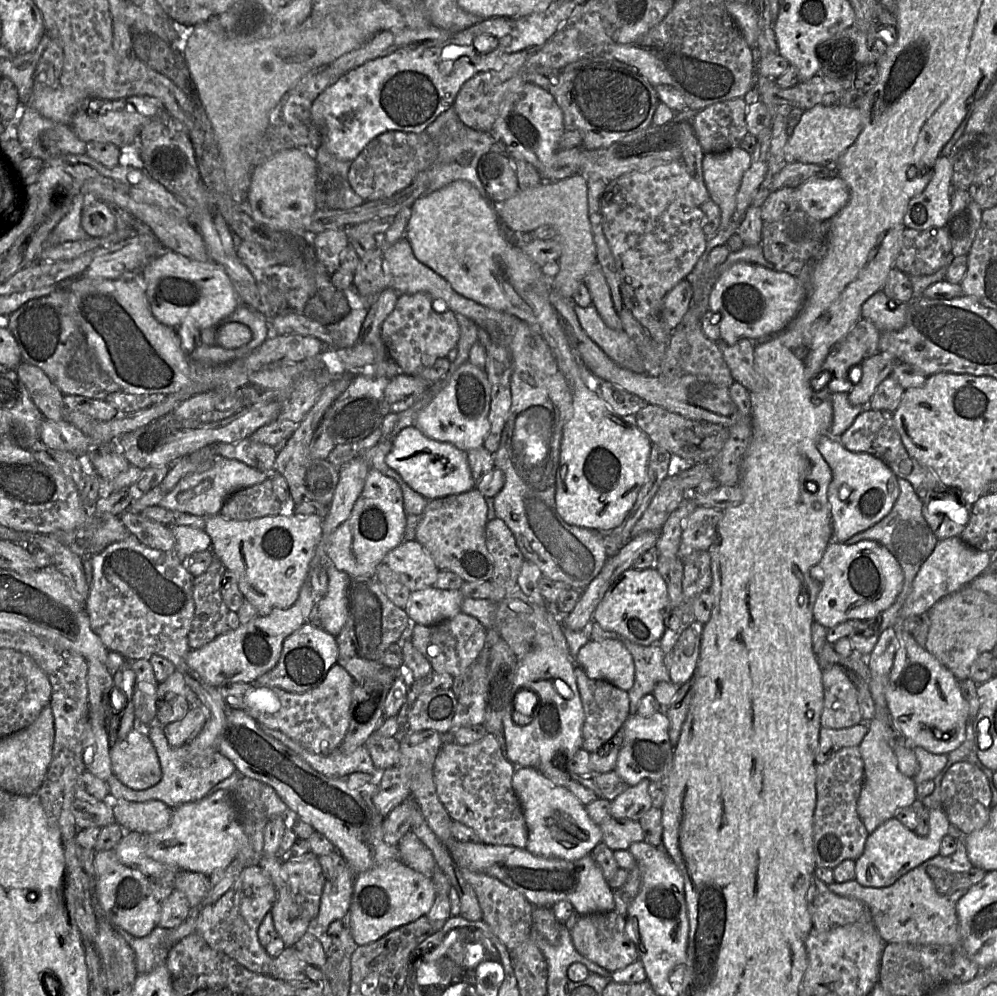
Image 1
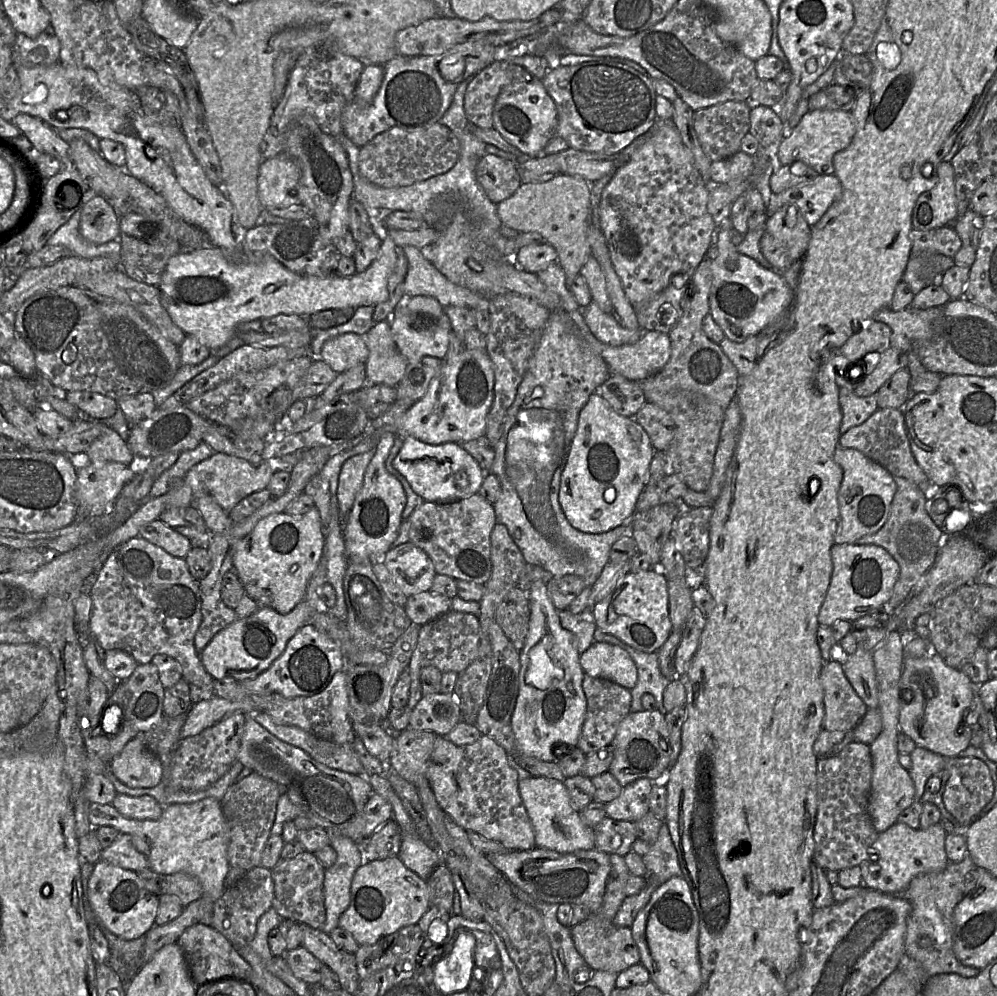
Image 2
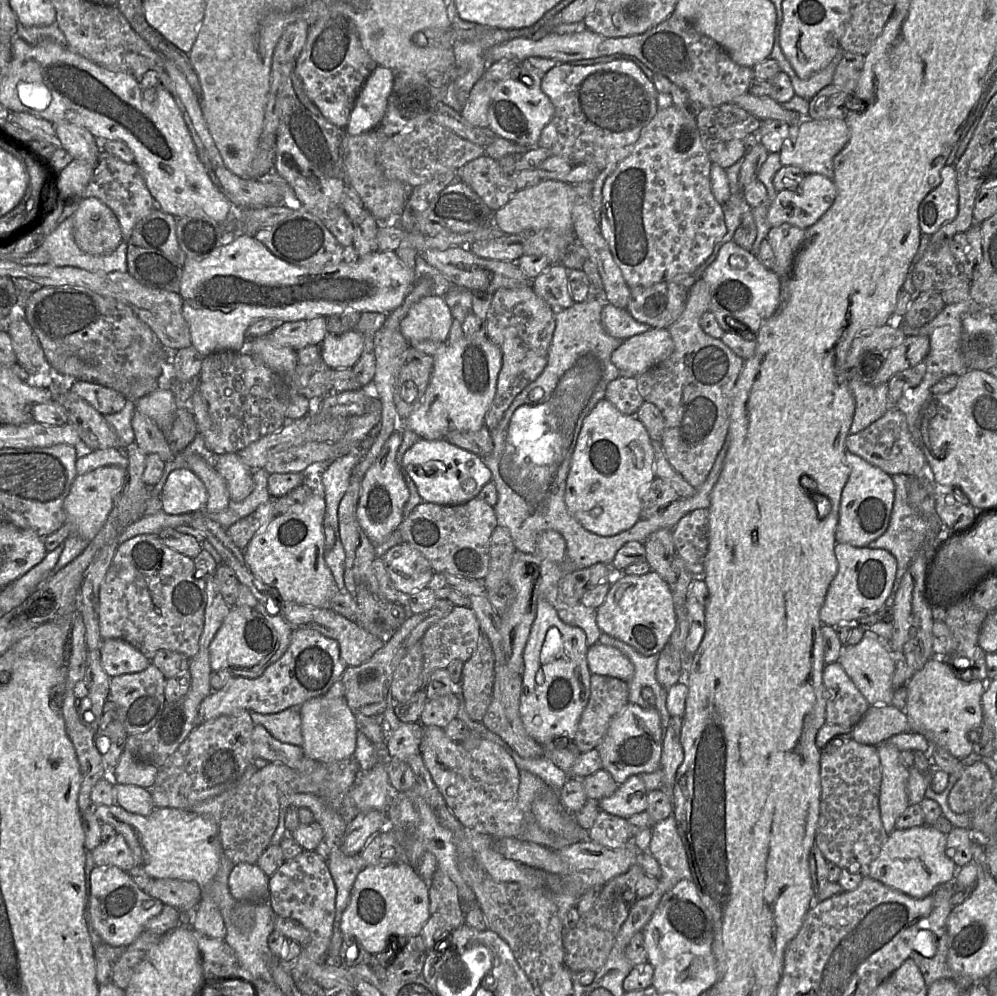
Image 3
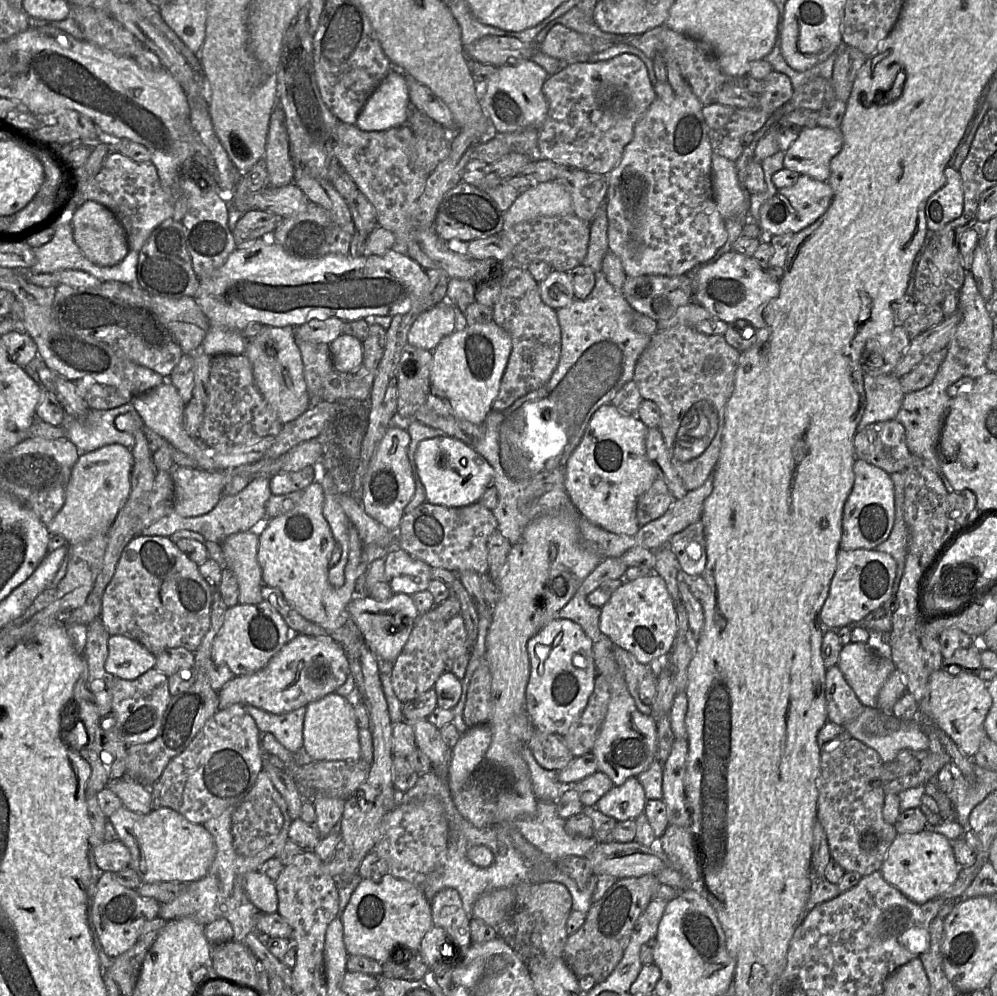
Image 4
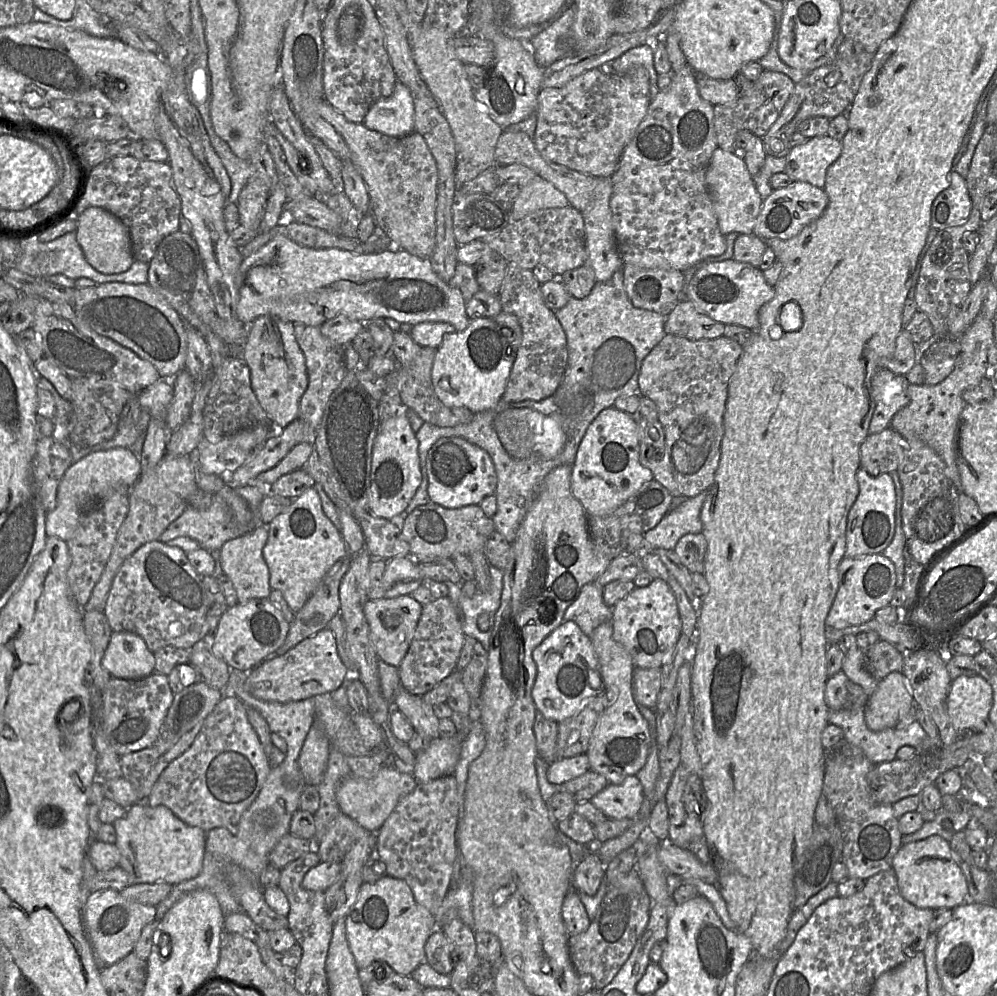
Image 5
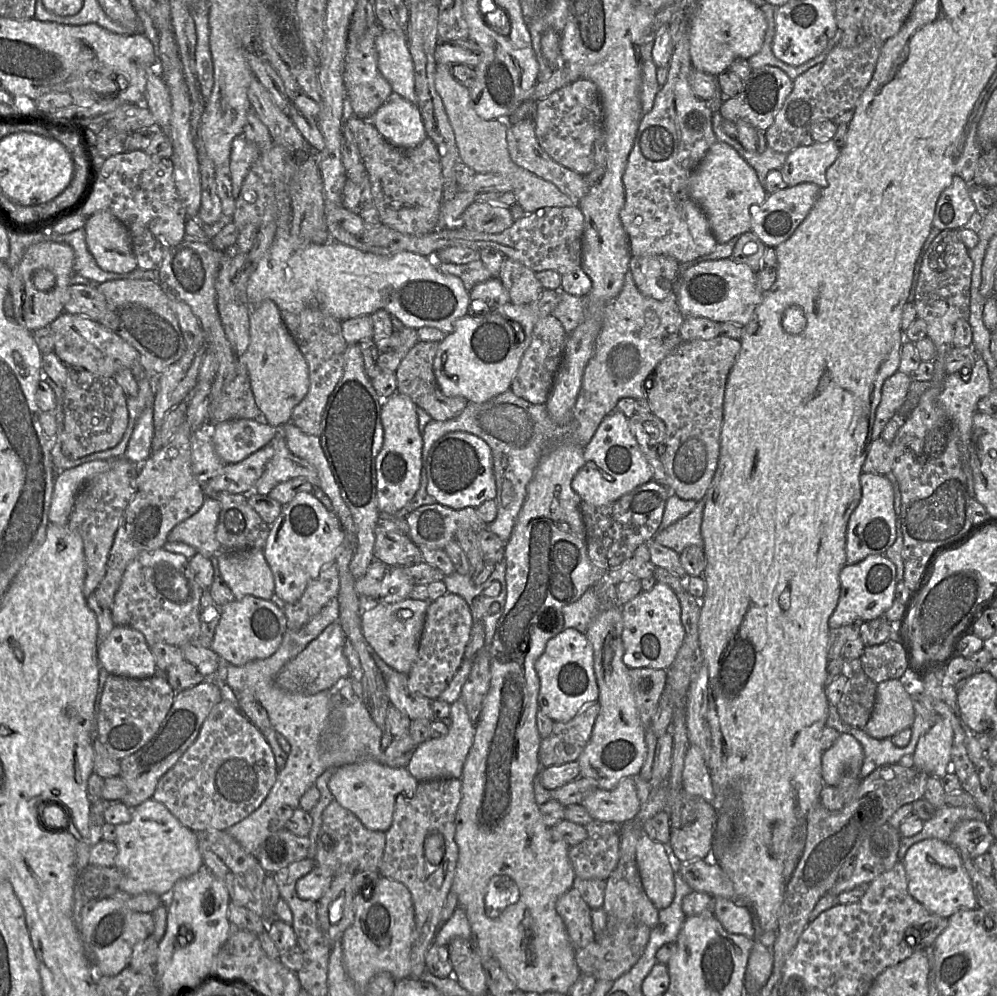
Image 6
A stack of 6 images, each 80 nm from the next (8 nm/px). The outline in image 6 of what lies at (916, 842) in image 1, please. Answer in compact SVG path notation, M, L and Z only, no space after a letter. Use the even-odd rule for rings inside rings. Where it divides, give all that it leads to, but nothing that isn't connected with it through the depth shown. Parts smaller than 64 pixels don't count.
M931 838L913 844L902 859L908 891L931 914L949 918L961 909L979 907L959 852L948 842Z

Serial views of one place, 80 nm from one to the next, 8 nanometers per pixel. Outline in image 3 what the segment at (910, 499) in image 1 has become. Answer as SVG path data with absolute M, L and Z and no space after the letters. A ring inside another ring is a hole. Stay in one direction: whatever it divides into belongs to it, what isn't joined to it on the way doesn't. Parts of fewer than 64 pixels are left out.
M904 474L891 475L895 485L894 504L887 530L879 538L868 544L869 548L883 549L890 552L897 560L896 578L891 593L896 593L902 577L906 573L911 561L922 546L926 537L927 526L925 520L913 510L908 500L908 486L911 478Z

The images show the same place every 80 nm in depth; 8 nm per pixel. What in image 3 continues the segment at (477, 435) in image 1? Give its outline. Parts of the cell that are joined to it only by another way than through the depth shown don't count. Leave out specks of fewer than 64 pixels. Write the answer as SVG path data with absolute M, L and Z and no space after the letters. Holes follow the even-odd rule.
M463 336L453 343L445 342L443 350L434 356L433 370L422 401L406 419L400 419L396 431L409 429L420 439L447 439L455 431L481 429L495 397L502 351L487 336Z

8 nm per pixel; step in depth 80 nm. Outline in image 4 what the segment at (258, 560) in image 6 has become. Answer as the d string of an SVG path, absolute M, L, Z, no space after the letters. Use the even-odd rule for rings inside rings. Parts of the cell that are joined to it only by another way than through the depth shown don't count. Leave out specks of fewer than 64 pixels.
M251 530L238 532L229 535L221 544L222 555L225 565L235 575L238 583L239 595L238 604L258 604L263 598L261 589L263 586L262 571L257 561L257 550L259 545L259 535Z

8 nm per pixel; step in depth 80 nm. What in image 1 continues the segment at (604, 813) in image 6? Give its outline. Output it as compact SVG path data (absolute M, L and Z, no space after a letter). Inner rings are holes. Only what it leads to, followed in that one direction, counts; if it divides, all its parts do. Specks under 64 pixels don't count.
M644 779L633 786L628 786L610 802L610 816L616 819L640 820L652 807L648 791L651 782Z

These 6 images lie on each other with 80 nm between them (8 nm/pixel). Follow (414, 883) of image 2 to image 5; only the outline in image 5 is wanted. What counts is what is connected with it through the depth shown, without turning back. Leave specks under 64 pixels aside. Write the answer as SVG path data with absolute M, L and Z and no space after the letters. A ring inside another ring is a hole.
M385 875L374 883L362 883L356 902L345 917L346 937L358 970L374 961L387 963L396 974L411 976L417 966L425 961L425 943L436 929L436 919L424 906L418 904L409 885L402 879Z

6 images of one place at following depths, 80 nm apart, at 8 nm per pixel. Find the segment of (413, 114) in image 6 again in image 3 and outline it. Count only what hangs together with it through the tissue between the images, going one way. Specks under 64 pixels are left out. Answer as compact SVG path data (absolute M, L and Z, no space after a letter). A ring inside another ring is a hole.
M379 65L375 68L355 100L345 133L358 135L378 127L385 115L394 79L392 69Z

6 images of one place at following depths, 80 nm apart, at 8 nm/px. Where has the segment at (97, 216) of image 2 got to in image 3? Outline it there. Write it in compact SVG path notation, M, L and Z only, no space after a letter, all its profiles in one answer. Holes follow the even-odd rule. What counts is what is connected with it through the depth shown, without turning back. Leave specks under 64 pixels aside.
M97 198L83 199L73 219L76 244L88 254L108 255L124 241L115 213Z

